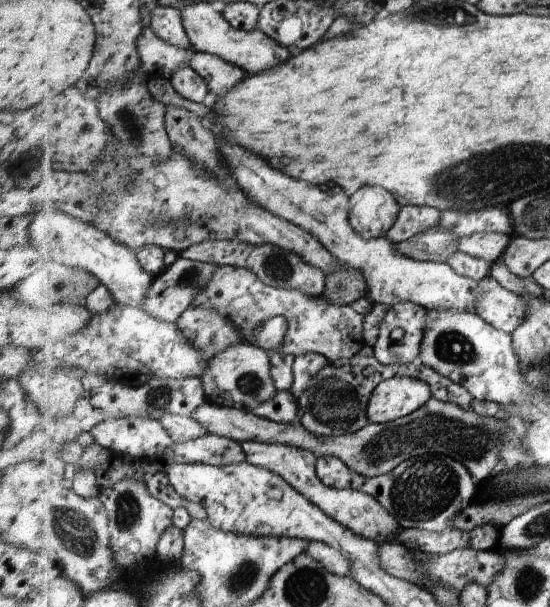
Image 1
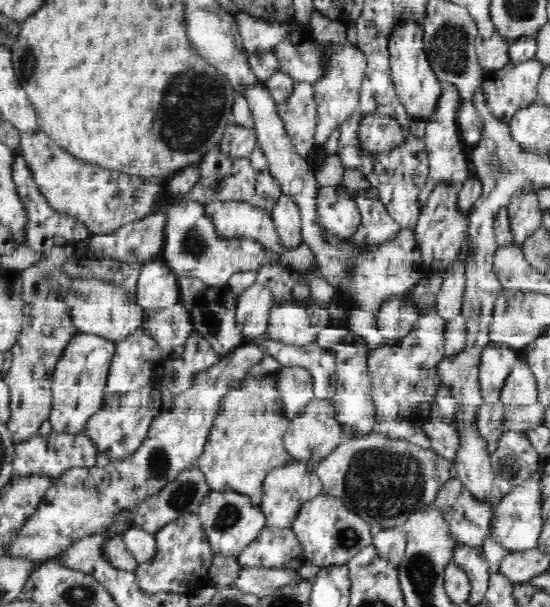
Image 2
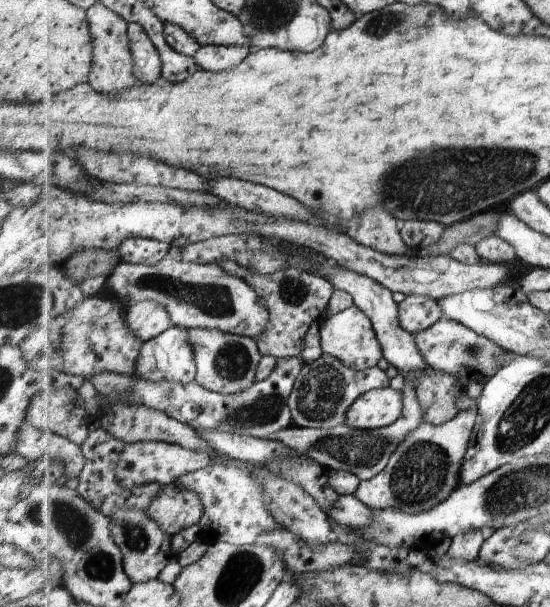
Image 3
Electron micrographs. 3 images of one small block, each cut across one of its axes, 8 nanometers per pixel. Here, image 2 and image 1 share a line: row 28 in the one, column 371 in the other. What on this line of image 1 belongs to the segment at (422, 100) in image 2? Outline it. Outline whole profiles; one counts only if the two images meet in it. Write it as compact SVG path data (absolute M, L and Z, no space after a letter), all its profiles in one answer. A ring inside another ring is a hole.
M394 376L374 390L367 414L371 423L390 423L419 410L432 396L430 385L415 377Z

